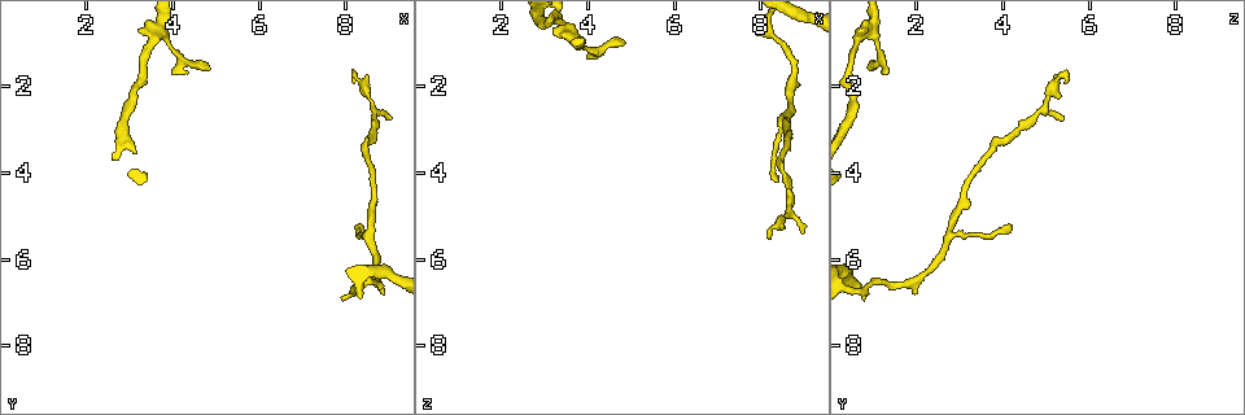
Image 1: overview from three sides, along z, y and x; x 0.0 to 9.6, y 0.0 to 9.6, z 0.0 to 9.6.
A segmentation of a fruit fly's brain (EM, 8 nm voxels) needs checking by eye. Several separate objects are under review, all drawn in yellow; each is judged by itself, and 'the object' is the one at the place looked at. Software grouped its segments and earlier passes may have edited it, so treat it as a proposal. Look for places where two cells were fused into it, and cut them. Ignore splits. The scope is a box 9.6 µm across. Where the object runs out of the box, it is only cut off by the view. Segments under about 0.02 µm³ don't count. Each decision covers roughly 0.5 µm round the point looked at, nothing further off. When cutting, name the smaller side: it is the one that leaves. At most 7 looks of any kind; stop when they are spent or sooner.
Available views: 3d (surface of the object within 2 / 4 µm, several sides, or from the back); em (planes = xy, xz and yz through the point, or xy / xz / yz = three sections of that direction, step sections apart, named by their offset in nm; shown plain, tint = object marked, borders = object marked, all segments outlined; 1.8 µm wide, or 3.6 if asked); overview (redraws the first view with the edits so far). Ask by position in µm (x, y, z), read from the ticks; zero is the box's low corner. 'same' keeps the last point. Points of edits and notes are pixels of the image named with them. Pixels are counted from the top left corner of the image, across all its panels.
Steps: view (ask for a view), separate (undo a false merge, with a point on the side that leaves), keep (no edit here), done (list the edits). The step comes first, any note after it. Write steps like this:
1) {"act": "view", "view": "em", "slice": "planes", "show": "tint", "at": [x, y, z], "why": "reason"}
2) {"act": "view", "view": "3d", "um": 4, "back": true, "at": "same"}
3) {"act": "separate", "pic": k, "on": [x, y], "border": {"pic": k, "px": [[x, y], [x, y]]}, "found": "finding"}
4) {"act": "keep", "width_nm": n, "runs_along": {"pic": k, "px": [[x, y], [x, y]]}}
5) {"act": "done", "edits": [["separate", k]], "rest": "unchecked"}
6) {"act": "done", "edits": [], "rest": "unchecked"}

{"act": "view", "view": "em", "slice": "xz", "step": 8, "show": "plain", "at": [3.65, 0.80, 0.80], "why": "three-way junction"}

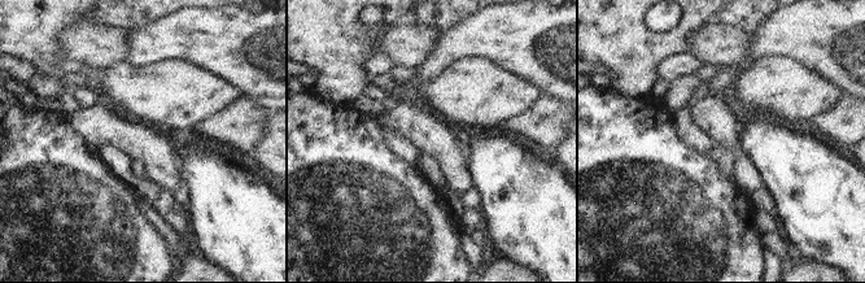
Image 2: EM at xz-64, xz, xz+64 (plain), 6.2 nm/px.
{"act": "view", "view": "em", "slice": "xz", "step": 8, "show": "tint", "at": "same"}

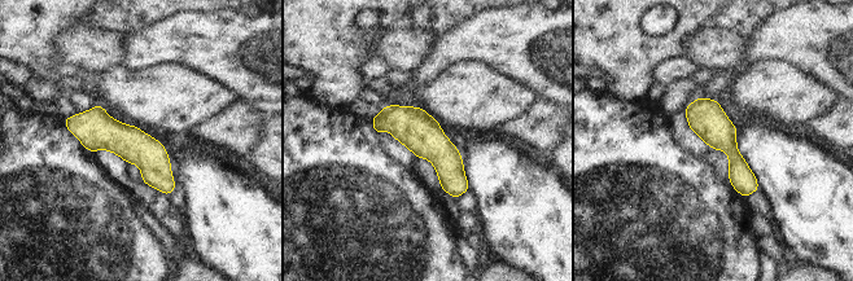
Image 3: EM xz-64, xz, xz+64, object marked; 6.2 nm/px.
{"act": "keep", "found": "one cell here"}

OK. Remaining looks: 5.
{"act": "view", "view": "3d", "um": 4, "at": [8.60, 2.30, 5.05], "why": "a narrow waist"}

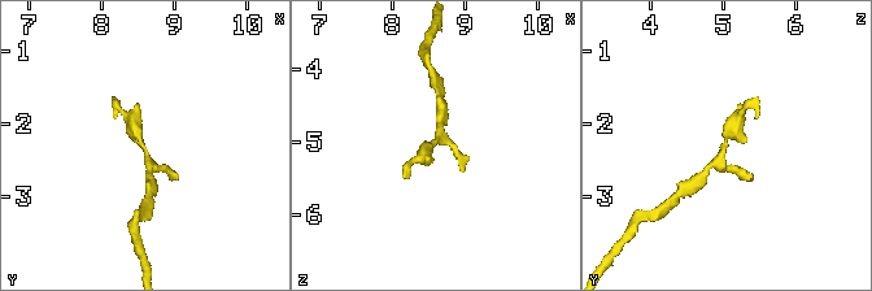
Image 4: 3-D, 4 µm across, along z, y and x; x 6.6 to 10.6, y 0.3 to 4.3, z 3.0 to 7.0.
{"act": "view", "view": "em", "slice": "yz", "step": 8, "show": "tint", "at": [8.55, 2.30, 5.05]}

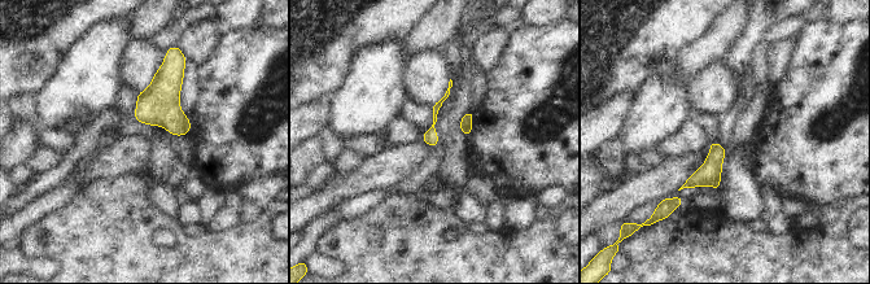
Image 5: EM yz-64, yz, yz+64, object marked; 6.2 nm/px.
{"act": "view", "view": "em", "slice": "planes", "show": "tint", "at": "same", "why": "another direction"}

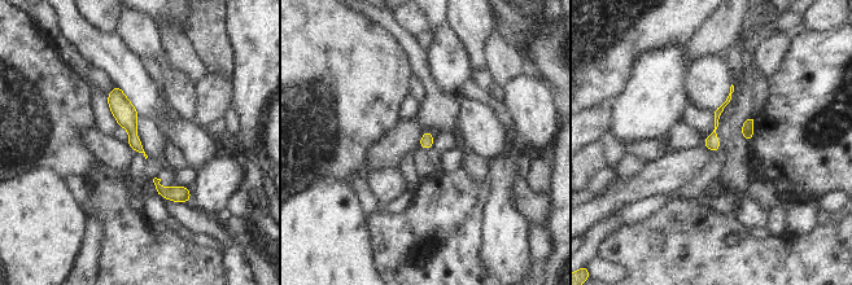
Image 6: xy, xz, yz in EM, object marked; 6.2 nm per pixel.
{"act": "keep", "runs_along": {"pic": 6, "px": [[116, 90], [139, 148]]}, "found": "continuous, no second cell"}

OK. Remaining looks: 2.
{"act": "view", "view": "em", "slice": "xz", "step": 16, "show": "tint", "at": [8.25, 6.75, 0.60], "why": "abrupt turn"}

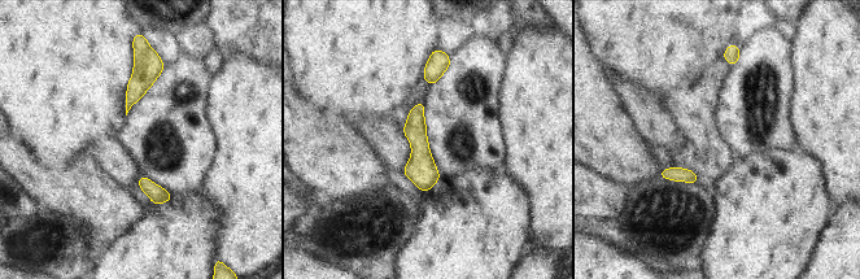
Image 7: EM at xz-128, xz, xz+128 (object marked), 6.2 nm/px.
{"act": "view", "view": "em", "slice": "planes", "show": "tint", "at": "same", "why": "another direction"}

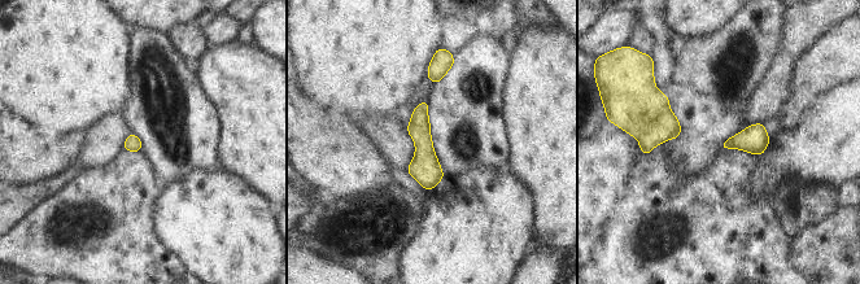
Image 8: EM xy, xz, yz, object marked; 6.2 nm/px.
{"act": "keep", "width_nm": 100, "found": "one cell here"}

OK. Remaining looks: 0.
{"act": "done", "edits": [], "rest": "unchecked"}

